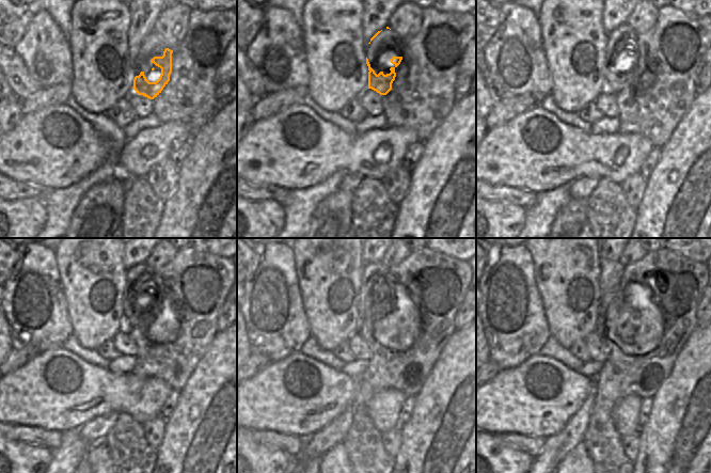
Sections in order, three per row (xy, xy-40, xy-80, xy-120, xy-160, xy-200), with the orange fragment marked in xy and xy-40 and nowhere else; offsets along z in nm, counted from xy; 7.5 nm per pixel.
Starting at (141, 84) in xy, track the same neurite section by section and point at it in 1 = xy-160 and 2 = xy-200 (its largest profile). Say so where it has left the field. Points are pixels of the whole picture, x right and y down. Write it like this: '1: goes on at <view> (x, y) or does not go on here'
1: goes on at xy-160 (373, 274)
2: goes on at xy-200 (611, 277)

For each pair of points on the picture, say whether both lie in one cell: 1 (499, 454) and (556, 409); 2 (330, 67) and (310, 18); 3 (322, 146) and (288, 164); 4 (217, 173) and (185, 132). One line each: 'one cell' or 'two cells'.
1: two cells
2: one cell
3: one cell
4: two cells

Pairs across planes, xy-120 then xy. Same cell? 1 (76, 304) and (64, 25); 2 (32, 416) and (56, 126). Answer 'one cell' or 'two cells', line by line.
1: two cells
2: one cell

